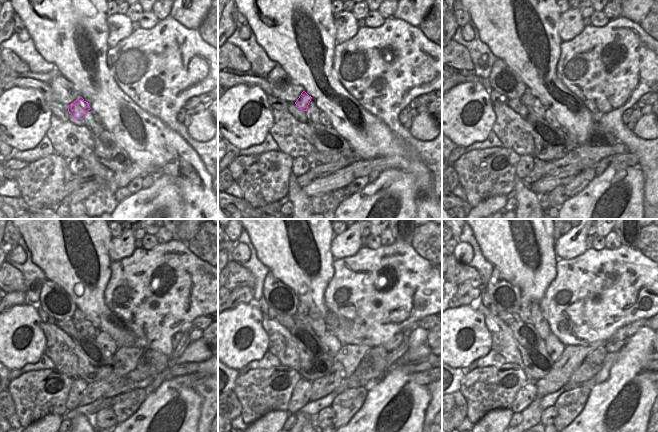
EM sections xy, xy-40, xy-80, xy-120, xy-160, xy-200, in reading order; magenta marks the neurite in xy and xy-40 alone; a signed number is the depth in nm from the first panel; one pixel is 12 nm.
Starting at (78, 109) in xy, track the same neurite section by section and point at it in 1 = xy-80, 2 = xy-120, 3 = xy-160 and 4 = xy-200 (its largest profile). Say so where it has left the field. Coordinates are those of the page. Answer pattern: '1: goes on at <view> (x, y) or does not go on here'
1: goes on at xy-80 (527, 99)
2: goes on at xy-120 (79, 320)
3: goes on at xy-160 (301, 307)
4: goes on at xy-200 (525, 304)

